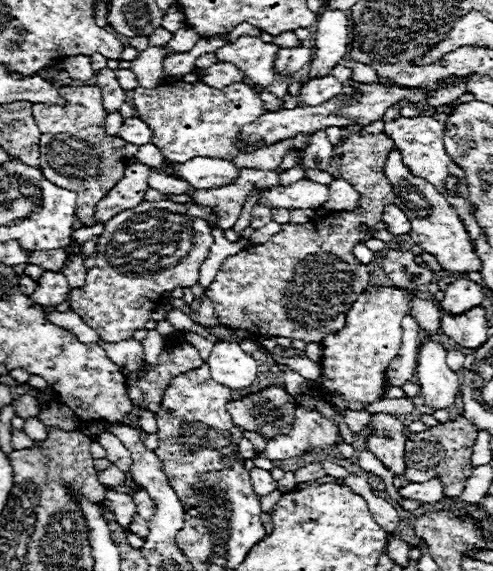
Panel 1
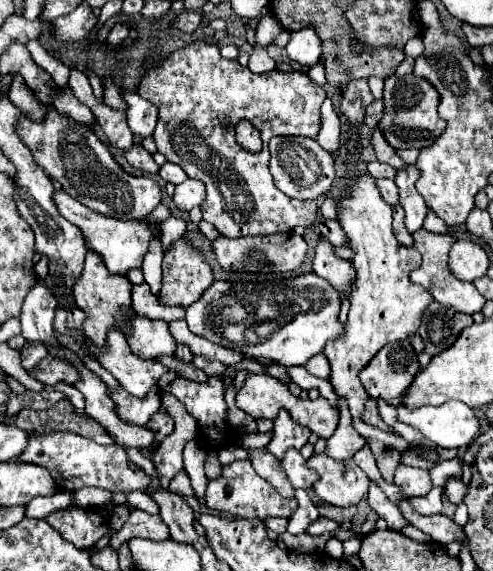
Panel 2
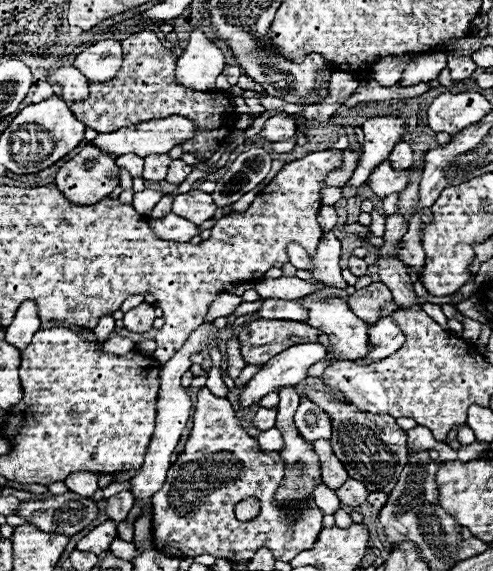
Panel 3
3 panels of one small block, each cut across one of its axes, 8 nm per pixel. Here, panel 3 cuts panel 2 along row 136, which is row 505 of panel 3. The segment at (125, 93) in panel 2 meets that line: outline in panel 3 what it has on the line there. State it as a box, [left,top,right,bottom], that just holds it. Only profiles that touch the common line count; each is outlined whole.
[130,322,214,508]

